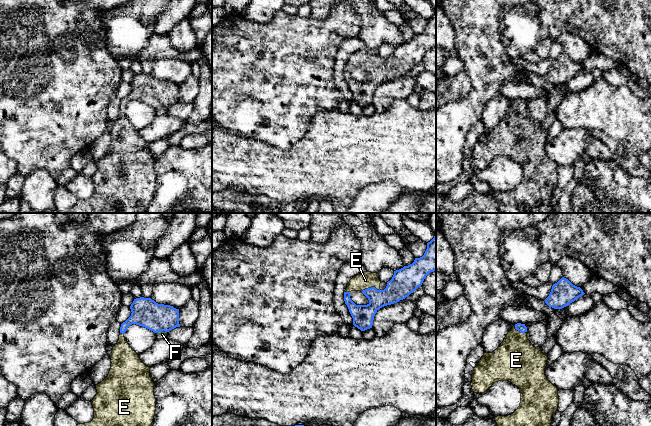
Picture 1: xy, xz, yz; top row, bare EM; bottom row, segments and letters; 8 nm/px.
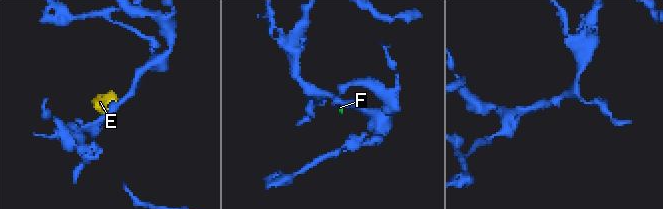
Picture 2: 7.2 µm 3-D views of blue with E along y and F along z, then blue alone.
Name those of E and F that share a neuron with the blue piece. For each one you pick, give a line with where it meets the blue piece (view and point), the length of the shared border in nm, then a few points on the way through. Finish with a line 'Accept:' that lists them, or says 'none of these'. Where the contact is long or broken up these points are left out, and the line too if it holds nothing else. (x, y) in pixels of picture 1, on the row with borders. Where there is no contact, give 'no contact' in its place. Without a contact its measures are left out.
E: xz (371, 287) | 150 nm
Accept: E

